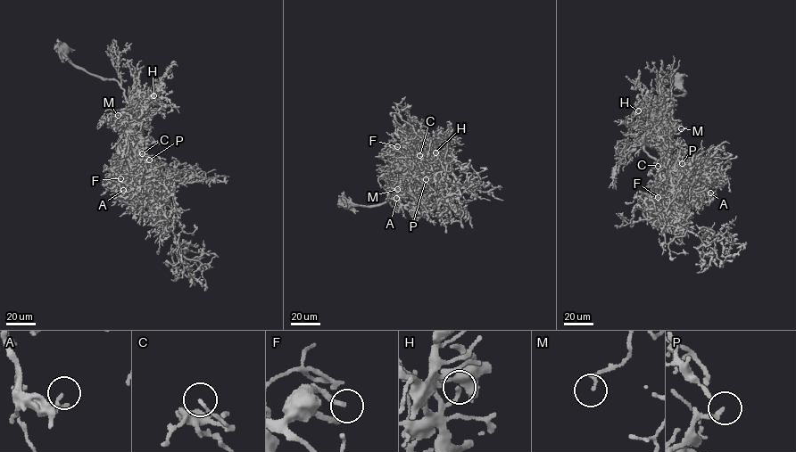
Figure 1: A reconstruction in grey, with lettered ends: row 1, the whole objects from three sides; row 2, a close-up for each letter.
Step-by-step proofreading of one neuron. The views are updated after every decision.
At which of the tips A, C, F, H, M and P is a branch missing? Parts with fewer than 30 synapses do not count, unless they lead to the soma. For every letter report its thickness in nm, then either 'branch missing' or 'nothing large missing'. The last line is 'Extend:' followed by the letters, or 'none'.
A: calibre 170 nm; nothing large missing
C: calibre 150 nm; nothing large missing
F: calibre 200 nm; nothing large missing
H: calibre 160 nm; nothing large missing
M: calibre 150 nm; nothing large missing
P: calibre 240 nm; nothing large missing
Extend: none

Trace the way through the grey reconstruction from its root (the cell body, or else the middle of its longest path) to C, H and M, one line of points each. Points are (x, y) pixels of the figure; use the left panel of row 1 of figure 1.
C: (62, 48), (74, 64), (115, 79), (123, 90), (133, 113), (128, 137), (142, 153)
H: (62, 48), (75, 65), (115, 80), (129, 104), (133, 100), (144, 106), (153, 95)
M: (62, 48), (73, 63), (115, 79), (128, 102), (133, 100), (139, 104), (136, 110), (118, 115)

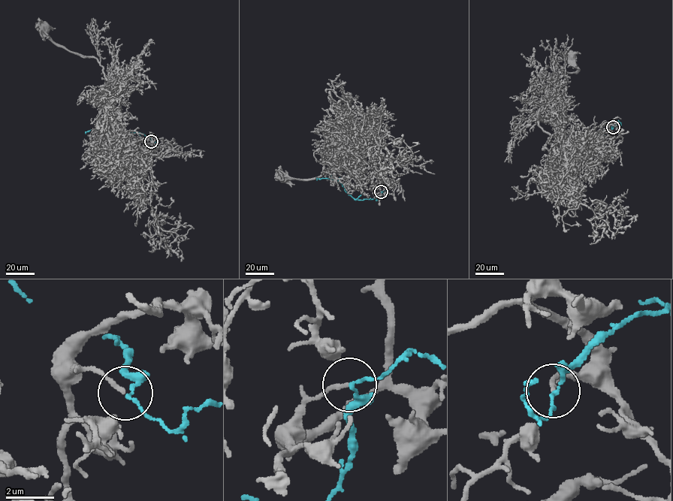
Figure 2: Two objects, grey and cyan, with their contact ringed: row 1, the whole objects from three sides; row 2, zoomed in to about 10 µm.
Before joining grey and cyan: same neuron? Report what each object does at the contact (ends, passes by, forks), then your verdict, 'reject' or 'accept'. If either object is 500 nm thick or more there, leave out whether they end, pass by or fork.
grey passes by; cyan passes by; reject

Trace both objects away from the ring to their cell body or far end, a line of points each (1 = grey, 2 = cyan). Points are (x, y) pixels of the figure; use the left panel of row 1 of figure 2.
1: (151, 141), (152, 136), (132, 150), (119, 137), (106, 110), (112, 86), (100, 62), (59, 46), (43, 27)
2: (151, 141), (143, 134), (121, 131), (114, 126), (111, 129), (90, 129), (86, 134)

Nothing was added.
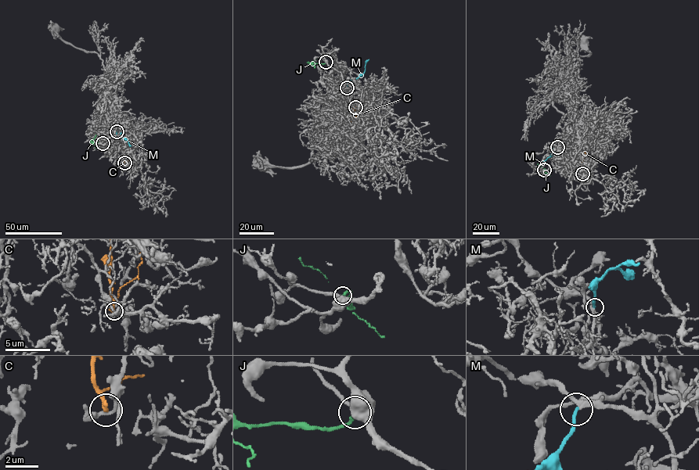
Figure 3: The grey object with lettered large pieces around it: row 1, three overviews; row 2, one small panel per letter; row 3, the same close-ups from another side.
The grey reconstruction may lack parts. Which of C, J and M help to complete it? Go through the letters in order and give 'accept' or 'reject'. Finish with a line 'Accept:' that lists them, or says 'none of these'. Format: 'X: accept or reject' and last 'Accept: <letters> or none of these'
C: reject
J: reject
M: accept
Accept: M

